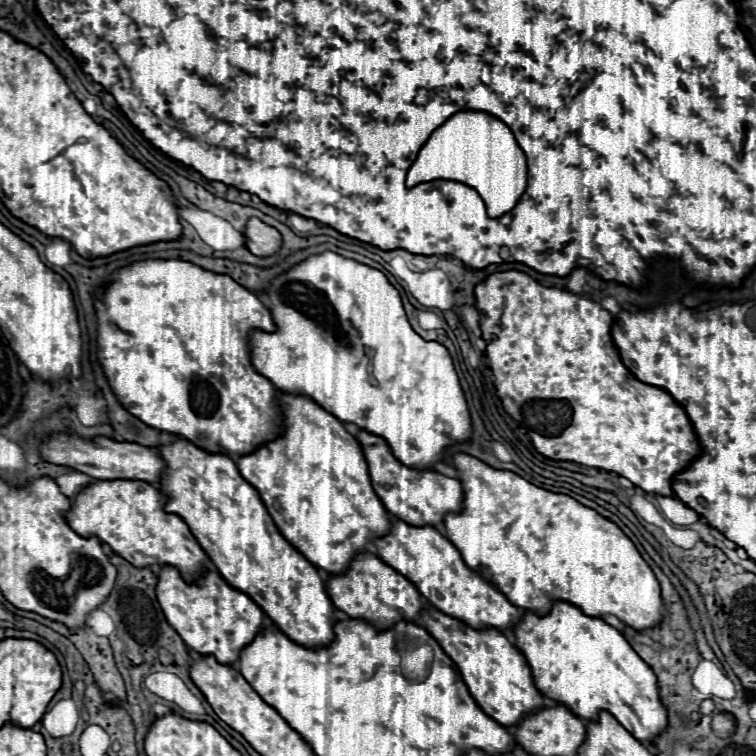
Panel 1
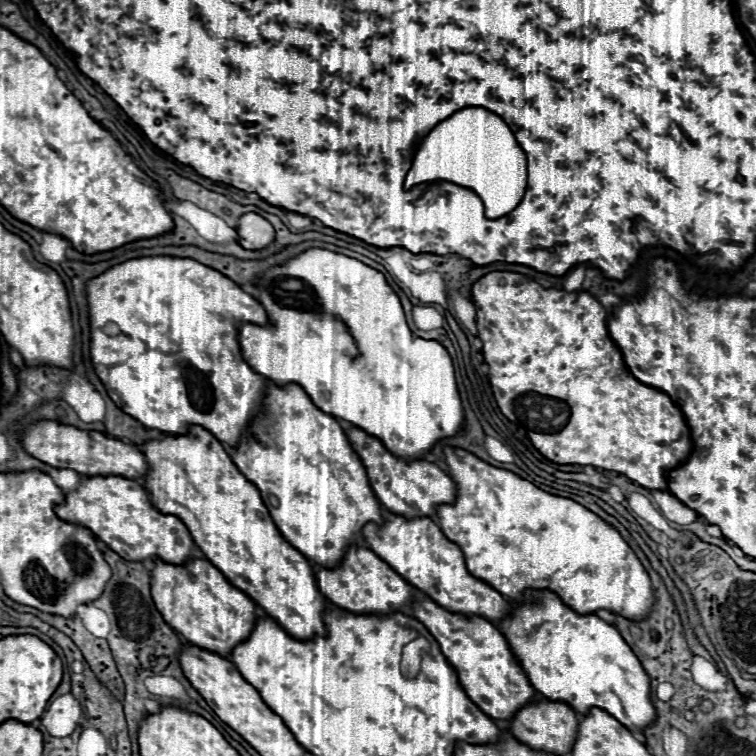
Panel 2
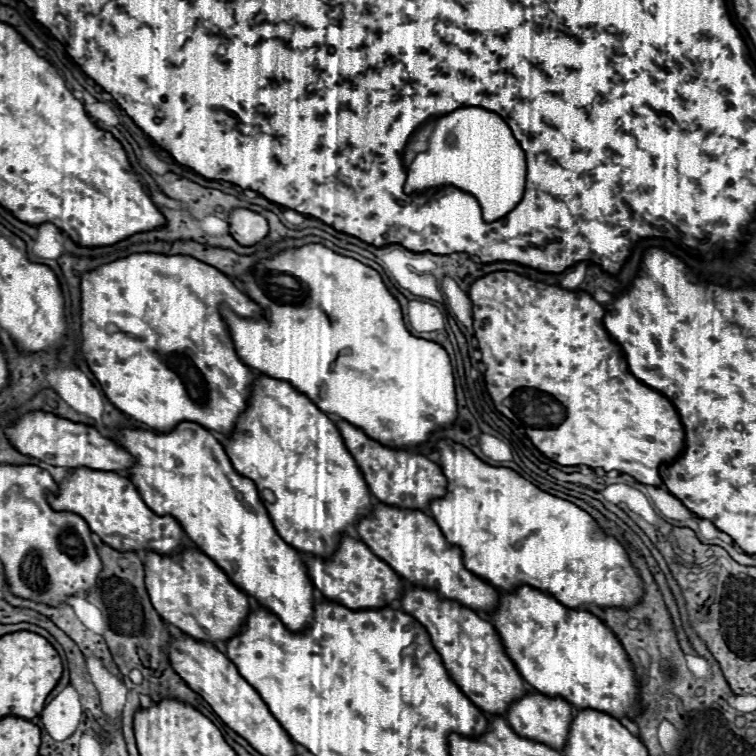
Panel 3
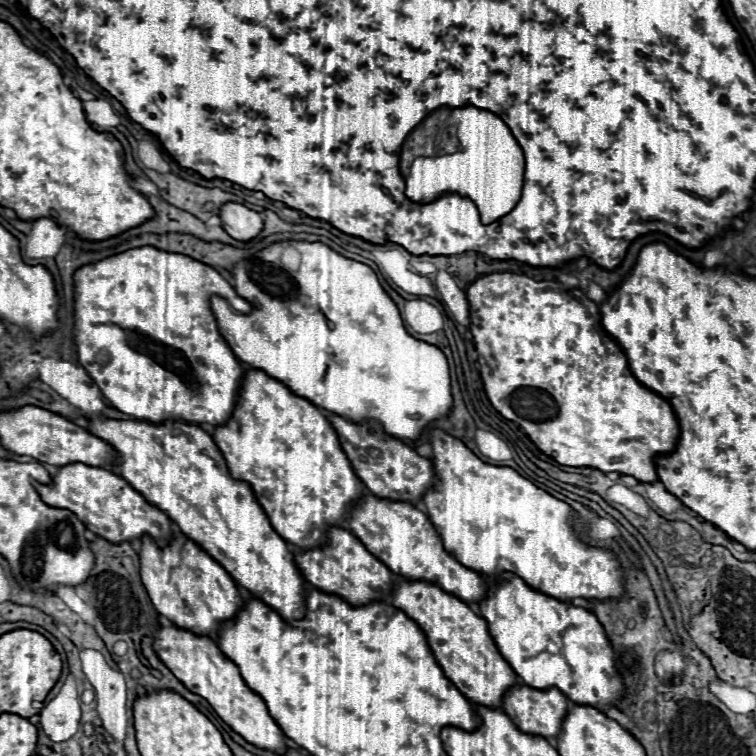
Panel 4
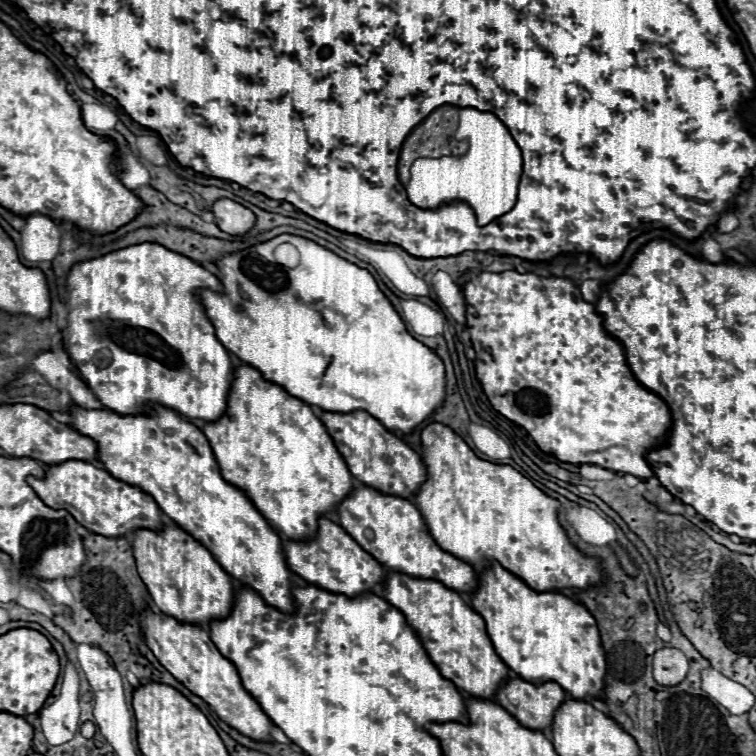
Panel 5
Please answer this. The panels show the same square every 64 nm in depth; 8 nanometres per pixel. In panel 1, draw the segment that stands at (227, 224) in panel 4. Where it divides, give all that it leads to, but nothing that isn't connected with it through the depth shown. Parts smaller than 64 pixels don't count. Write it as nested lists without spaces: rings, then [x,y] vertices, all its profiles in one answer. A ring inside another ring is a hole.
[[[258,218],[248,220],[244,236],[246,236],[246,248],[260,258],[274,256],[282,248],[282,234]]]

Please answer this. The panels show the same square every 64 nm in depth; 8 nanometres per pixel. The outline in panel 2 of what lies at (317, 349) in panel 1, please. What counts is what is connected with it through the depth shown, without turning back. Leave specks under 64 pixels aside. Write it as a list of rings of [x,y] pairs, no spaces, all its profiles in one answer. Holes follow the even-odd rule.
[[[314,248],[284,266],[266,270],[256,288],[258,300],[268,312],[268,326],[244,324],[240,328],[240,344],[244,360],[258,374],[278,386],[302,386],[320,410],[380,438],[394,456],[408,462],[422,460],[434,444],[462,430],[464,408],[450,354],[440,342],[424,340],[410,332],[400,298],[382,272],[344,254]]]

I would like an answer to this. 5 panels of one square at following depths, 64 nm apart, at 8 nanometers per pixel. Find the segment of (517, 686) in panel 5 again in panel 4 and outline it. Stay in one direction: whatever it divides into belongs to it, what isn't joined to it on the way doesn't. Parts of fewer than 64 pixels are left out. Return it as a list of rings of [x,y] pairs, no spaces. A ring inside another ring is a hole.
[[[514,686],[506,692],[502,710],[524,734],[536,734],[546,740],[558,738],[562,720],[568,712],[568,698],[556,688],[538,690],[530,686]]]

